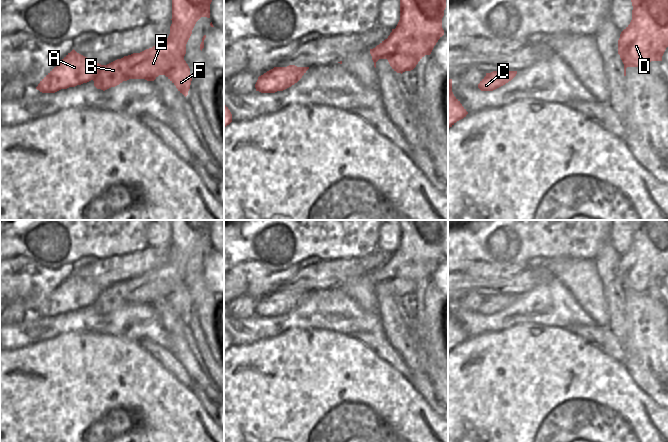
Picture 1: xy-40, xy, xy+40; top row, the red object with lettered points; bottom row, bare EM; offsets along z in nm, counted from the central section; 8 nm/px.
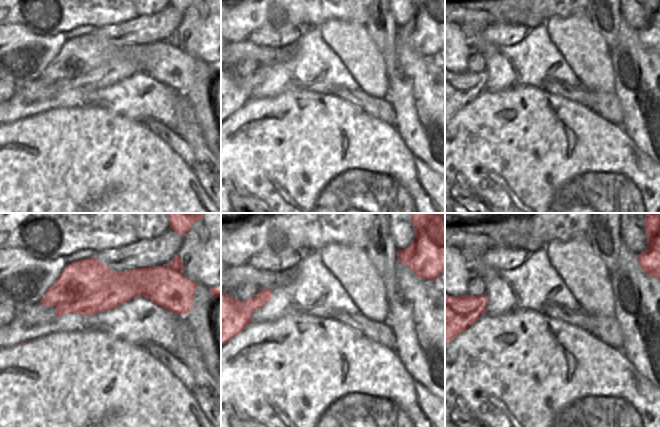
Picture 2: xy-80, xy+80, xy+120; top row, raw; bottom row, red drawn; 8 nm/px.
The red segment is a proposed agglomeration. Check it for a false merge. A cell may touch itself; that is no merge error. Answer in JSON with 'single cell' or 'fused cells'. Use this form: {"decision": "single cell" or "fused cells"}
{"decision": "fused cells"}

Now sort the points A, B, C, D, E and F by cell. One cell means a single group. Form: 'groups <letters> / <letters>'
groups A B C E F / D

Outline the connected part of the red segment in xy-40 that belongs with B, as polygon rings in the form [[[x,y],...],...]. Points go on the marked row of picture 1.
[[[149,48],[140,53],[124,56],[107,65],[101,65],[73,49],[40,81],[36,89],[42,93],[55,93],[93,80],[97,89],[105,91],[129,79],[154,81],[159,75],[165,75],[180,93],[185,97],[188,95],[192,81],[190,68],[184,59],[180,59],[177,64],[175,53],[161,53]]]

